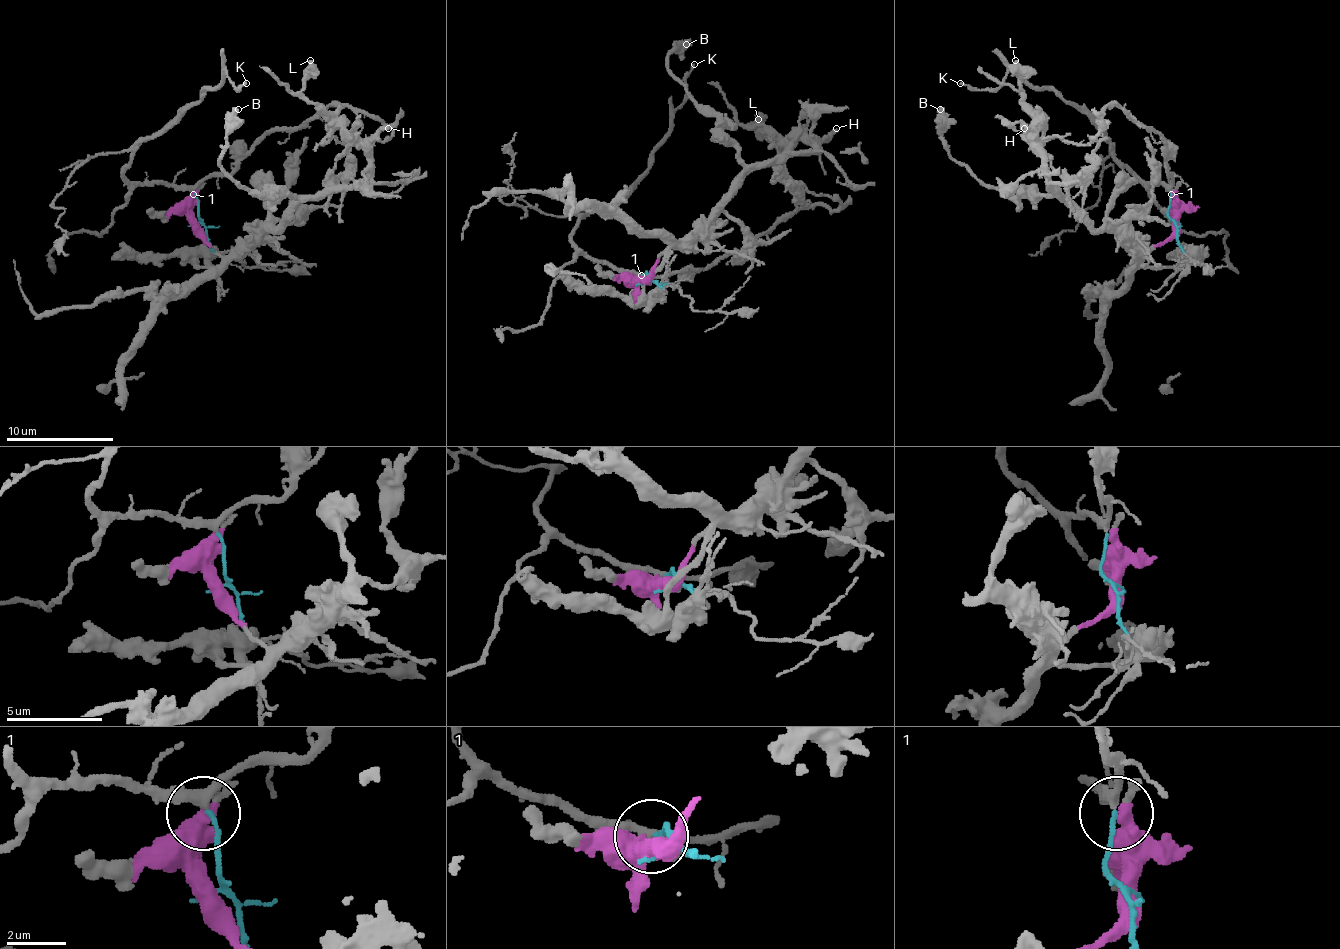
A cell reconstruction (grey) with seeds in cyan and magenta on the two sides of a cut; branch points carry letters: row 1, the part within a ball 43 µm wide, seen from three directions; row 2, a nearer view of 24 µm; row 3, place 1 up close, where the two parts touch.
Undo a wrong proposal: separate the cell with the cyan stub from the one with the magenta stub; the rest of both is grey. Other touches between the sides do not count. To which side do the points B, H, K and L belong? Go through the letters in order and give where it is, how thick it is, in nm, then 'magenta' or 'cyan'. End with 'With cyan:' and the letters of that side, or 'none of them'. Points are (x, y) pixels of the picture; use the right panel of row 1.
B: place (940, 109); calibre 500 nm; magenta
H: place (1024, 128); calibre 320 nm; magenta
K: place (960, 83); calibre 160 nm; cyan
L: place (1015, 60); calibre 480 nm; magenta
With cyan: K

